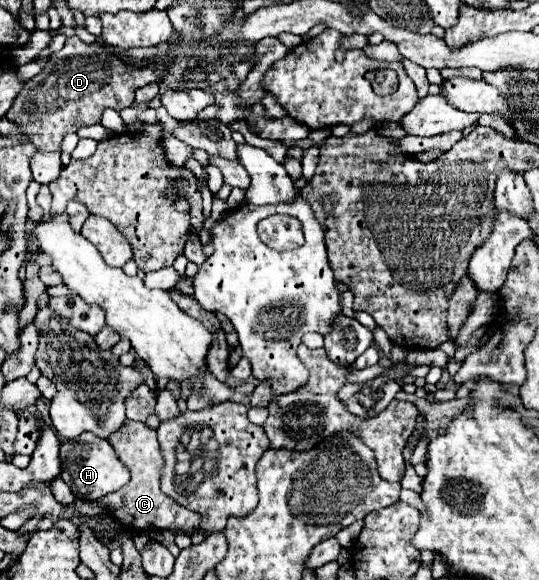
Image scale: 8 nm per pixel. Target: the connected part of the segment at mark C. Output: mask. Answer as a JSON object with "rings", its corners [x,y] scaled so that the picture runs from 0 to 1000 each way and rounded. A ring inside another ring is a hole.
{"rings":[[[234,726],[219,743],[212,743],[200,753],[200,760],[212,771],[219,791],[237,805],[241,829],[226,843],[200,850],[200,853],[178,860],[174,867],[186,871],[200,891],[215,895],[226,905],[234,922],[260,922],[260,919],[271,919],[282,912],[301,912],[301,916],[308,912],[327,922],[353,922],[360,912],[371,909],[371,898],[375,898],[371,884],[338,874],[334,867],[319,864],[319,857],[312,857],[297,843],[304,788],[301,788],[301,774],[297,774],[289,743],[282,736],[275,736],[263,726]]]}

